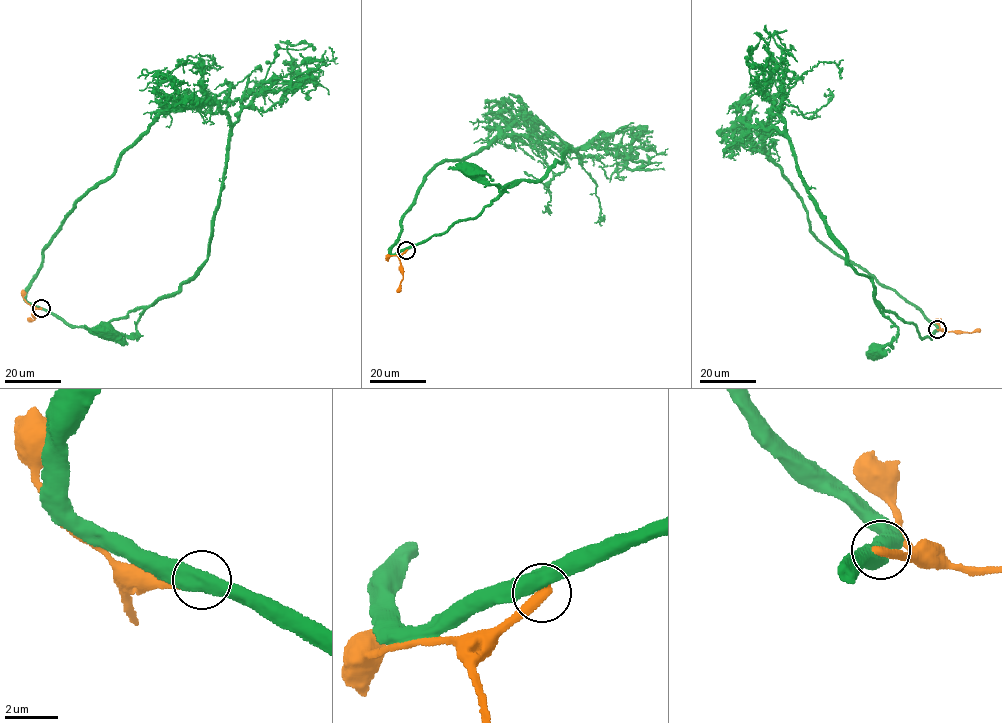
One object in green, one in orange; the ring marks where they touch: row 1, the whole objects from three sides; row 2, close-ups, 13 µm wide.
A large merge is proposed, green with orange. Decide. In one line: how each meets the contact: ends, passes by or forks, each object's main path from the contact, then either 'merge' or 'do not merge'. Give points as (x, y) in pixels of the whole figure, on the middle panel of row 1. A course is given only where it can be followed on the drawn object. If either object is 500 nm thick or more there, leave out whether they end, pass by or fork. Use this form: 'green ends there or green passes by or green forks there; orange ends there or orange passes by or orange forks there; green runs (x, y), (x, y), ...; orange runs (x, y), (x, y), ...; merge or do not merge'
green runs (407, 249), (472, 219), (511, 184), (501, 195), (499, 186), (472, 173); orange runs (407, 250), (399, 258), (402, 280), (397, 292); do not merge

